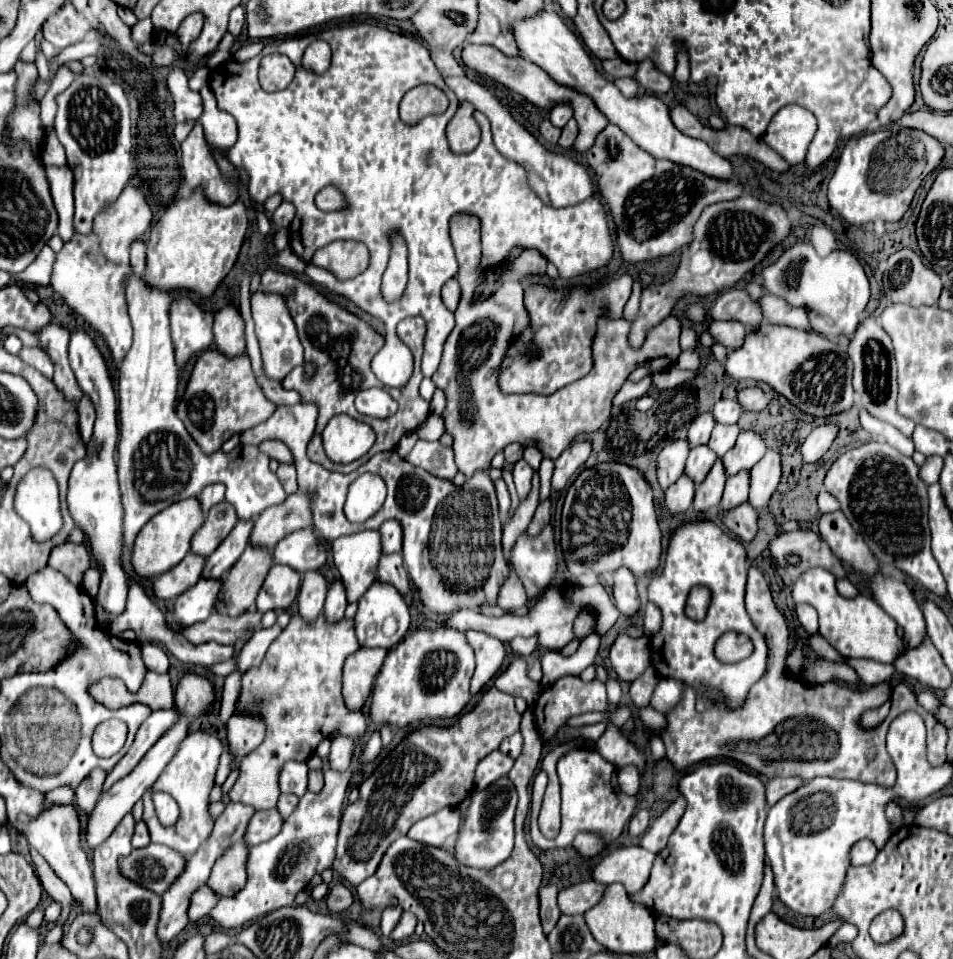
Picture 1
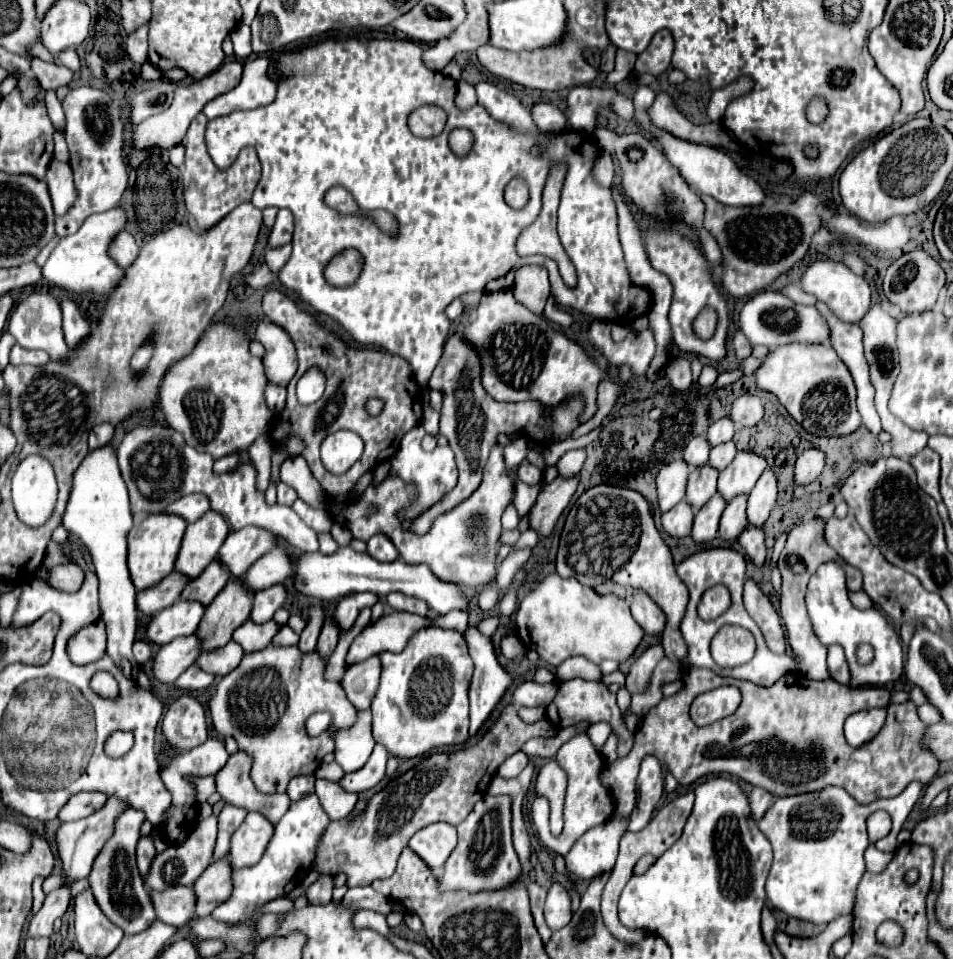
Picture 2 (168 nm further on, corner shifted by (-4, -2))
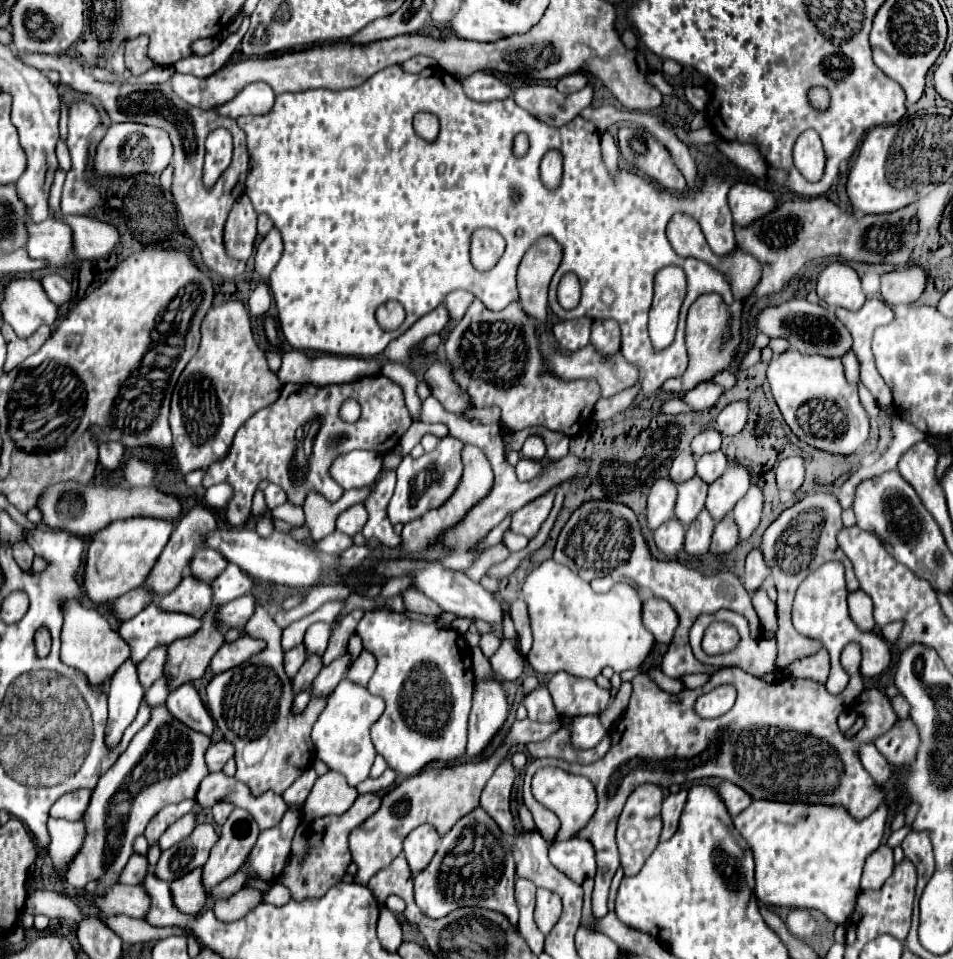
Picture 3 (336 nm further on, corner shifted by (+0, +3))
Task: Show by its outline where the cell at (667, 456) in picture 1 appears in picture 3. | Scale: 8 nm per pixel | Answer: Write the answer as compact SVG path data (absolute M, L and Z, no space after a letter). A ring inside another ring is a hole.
M667 477L655 481L647 497L647 527L655 531L659 525L673 517L673 505L677 497L677 485Z

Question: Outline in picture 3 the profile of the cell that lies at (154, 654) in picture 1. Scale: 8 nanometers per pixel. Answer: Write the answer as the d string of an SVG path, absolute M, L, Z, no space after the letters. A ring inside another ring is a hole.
M67 601L63 605L63 631L61 631L61 661L87 675L91 687L101 689L115 673L115 669L129 659L129 645L113 631L109 619L87 607L81 601Z

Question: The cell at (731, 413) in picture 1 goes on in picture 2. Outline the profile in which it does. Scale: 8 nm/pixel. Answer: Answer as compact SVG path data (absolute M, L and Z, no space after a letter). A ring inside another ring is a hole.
M721 418L721 420L717 420L717 422L709 428L707 440L709 440L711 446L715 446L715 444L721 444L721 442L731 440L733 434L735 434L735 424L731 422L731 418Z

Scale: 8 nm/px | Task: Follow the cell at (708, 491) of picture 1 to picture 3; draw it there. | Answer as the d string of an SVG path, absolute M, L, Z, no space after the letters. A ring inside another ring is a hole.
M703 509L699 513L699 517L693 521L693 525L687 529L685 535L685 551L691 557L701 557L709 551L709 543L711 543L711 535L713 535L713 519L707 513L707 509Z

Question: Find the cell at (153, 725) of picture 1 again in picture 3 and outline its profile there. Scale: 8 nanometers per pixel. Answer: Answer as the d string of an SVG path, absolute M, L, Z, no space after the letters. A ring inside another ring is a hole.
M185 683L179 689L171 691L167 697L167 709L173 713L173 717L177 717L187 727L191 727L199 733L205 733L205 735L213 733L215 723L213 723L209 711L205 709L193 683Z

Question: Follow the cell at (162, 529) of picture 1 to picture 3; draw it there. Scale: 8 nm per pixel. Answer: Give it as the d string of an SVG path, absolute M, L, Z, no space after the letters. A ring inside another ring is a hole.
M135 517L115 521L99 533L91 537L87 557L85 557L85 573L83 573L83 591L85 597L93 605L103 605L121 597L123 593L137 589L153 569L159 559L163 547L167 545L173 531L173 523L167 519L151 519L151 517Z

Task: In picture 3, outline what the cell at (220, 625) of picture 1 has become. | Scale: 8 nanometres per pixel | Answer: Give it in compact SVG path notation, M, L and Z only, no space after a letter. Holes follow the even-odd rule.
M159 647L151 651L139 665L137 665L137 677L143 689L149 689L159 677L163 677L165 669L165 659L167 659L167 647Z

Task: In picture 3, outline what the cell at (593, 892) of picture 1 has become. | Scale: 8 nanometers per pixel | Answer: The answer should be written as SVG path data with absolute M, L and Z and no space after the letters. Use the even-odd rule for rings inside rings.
M537 889L535 905L535 925L543 935L547 935L561 917L561 897L547 889Z

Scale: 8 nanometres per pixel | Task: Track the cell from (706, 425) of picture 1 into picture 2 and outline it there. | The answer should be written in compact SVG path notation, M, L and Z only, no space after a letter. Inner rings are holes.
M695 436L685 448L685 460L691 466L701 466L709 458L709 442L703 436Z

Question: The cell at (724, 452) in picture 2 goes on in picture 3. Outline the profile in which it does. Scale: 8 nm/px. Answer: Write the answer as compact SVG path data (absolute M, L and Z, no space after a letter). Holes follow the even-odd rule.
M717 451L717 453L707 453L707 455L703 455L703 457L697 461L697 475L699 475L707 485L711 485L717 477L723 475L723 471L727 469L727 465L729 465L729 461L727 461L727 457L725 457L721 451Z

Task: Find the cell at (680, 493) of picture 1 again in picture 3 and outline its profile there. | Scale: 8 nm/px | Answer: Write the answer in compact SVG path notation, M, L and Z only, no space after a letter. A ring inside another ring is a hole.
M675 519L667 521L655 531L655 545L665 555L665 559L677 555L677 551L683 547L683 539L685 539L685 527Z

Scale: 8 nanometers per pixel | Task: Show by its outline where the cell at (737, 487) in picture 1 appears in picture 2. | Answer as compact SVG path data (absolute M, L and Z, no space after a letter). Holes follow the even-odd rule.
M747 496L733 498L727 504L727 508L725 508L723 516L721 516L721 522L719 522L719 536L721 538L733 540L743 532L743 528L747 526L745 508L747 508Z

